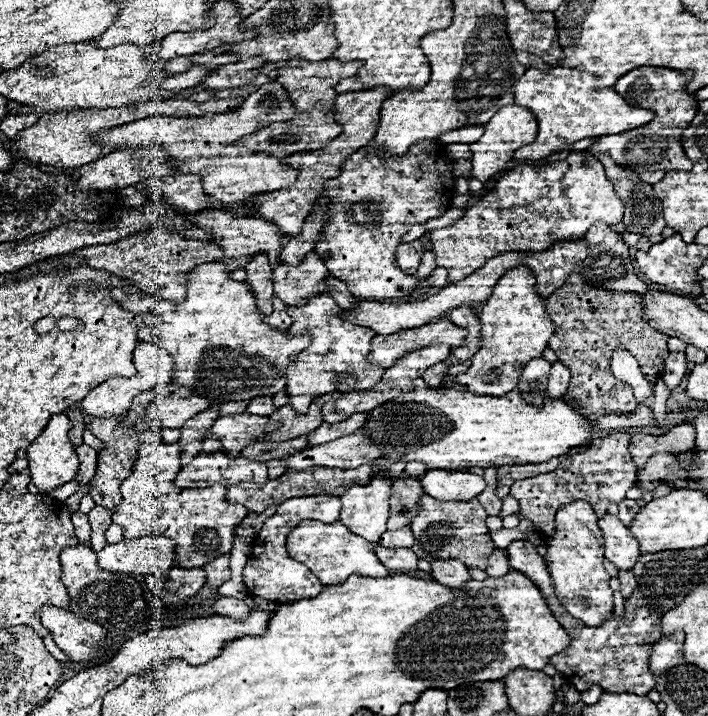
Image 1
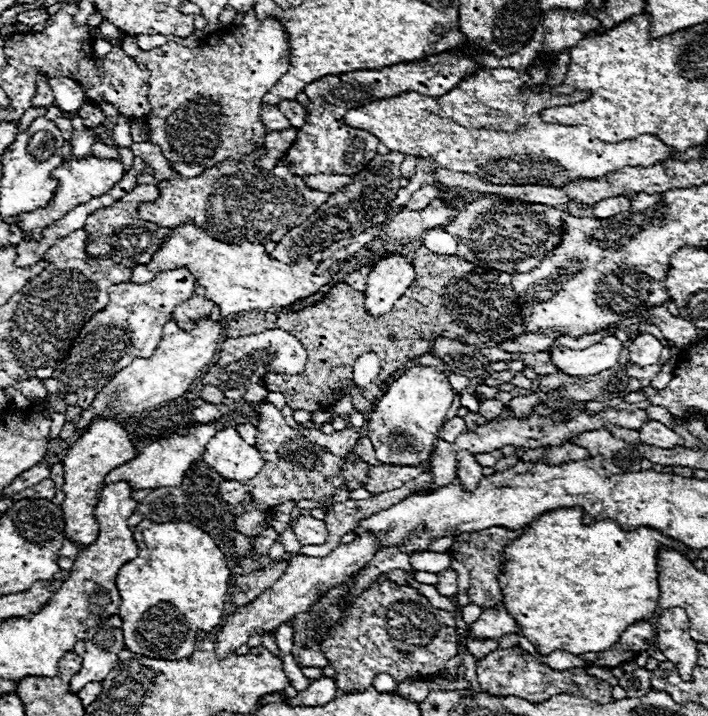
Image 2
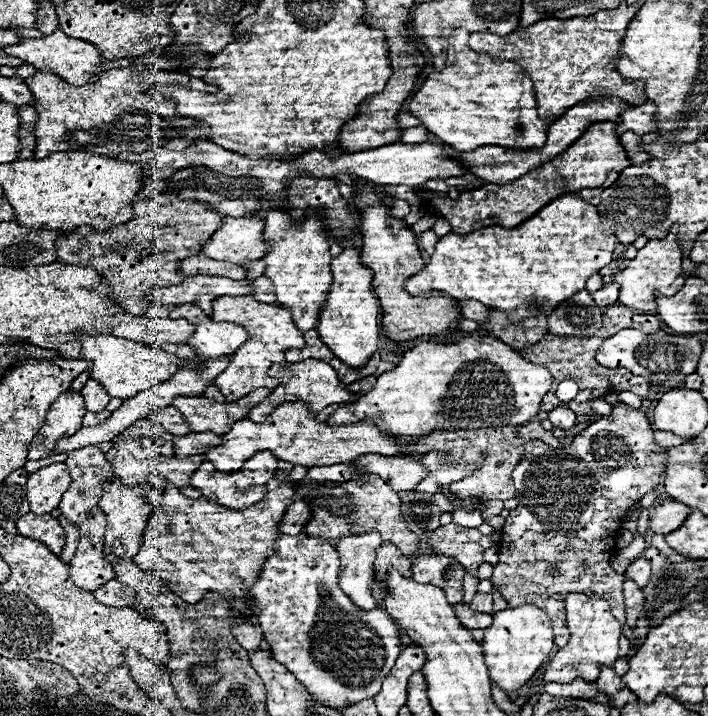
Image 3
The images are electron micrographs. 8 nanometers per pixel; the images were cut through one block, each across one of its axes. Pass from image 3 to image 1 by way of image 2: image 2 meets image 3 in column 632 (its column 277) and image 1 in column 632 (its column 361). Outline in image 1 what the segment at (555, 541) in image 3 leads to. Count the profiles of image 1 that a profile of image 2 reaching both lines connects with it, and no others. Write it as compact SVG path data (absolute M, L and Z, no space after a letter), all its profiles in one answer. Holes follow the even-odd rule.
M614 432L610 436L594 438L586 448L580 448L562 458L558 470L548 474L538 474L526 480L516 480L510 486L510 496L518 500L520 512L532 520L532 524L544 534L544 538L552 538L554 534L554 514L560 506L572 504L576 500L586 500L598 518L602 518L610 504L620 504L626 498L626 492L636 484L636 464L630 456L630 438L628 432Z

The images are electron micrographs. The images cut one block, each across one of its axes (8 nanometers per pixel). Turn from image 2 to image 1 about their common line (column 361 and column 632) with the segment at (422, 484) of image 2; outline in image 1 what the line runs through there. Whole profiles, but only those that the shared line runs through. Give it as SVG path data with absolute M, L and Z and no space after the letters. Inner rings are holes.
M626 498L624 502L620 502L618 508L620 508L618 518L624 522L624 526L628 526L628 524L634 520L634 516L638 514L638 510L640 510L638 502L636 502L636 500L628 500L628 498Z

